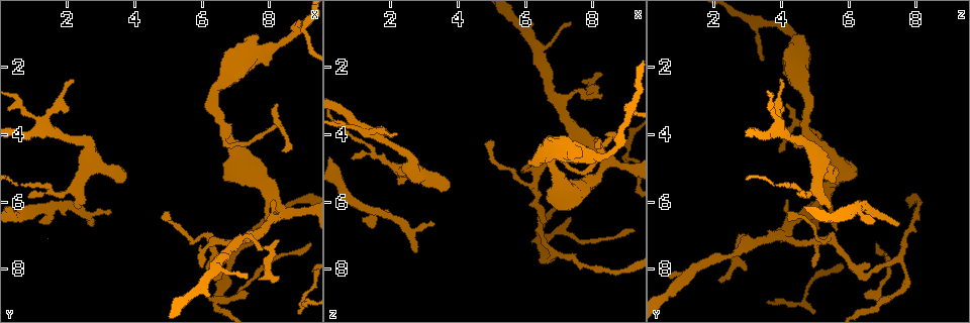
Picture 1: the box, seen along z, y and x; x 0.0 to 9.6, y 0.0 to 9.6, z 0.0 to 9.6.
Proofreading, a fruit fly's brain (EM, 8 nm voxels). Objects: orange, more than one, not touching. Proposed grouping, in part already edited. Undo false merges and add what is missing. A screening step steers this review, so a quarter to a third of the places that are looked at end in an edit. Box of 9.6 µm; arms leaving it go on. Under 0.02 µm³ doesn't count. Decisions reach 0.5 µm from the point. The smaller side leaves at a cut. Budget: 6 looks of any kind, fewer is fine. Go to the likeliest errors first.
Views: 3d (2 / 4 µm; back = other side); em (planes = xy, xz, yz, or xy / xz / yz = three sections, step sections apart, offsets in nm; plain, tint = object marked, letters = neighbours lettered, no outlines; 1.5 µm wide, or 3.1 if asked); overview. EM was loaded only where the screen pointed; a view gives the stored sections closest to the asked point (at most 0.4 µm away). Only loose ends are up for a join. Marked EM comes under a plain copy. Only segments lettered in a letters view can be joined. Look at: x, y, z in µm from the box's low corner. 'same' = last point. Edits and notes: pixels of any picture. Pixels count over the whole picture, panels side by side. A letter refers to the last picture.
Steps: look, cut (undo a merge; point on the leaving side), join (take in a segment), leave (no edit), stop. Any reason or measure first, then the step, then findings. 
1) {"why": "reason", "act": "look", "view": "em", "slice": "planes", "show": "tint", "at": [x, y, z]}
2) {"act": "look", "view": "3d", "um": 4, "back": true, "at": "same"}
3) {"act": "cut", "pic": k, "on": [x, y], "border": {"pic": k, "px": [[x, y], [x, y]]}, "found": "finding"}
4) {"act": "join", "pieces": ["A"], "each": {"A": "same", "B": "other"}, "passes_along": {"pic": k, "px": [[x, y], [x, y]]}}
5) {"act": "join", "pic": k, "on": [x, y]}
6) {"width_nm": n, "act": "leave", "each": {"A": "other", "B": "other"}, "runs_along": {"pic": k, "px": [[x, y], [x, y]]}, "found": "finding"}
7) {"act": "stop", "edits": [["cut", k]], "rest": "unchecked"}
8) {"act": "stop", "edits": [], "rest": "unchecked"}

{"why": "abrupt turn", "act": "look", "view": "3d", "um": 4, "at": [6.50, 8.20, 6.45]}

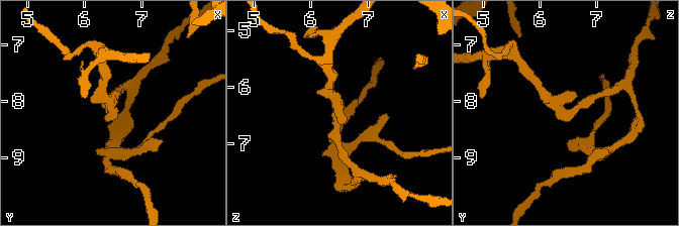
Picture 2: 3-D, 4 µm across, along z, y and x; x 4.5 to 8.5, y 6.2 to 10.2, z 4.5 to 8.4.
{"act": "look", "view": "em", "slice": "yz", "step": 8, "show": "letters", "at": [6.45, 8.25, 6.50]}

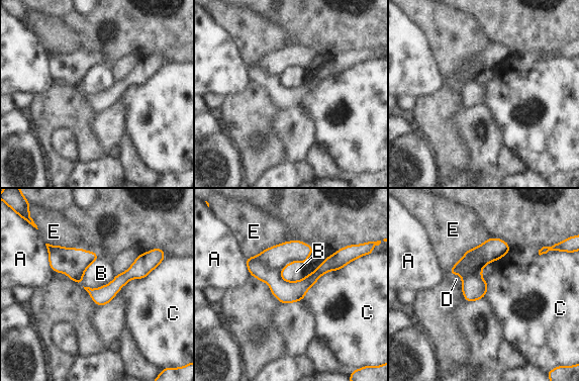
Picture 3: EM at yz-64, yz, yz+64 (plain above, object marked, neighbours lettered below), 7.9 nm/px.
{"act": "leave", "each": {"A": "other", "B": "other", "C": "other", "D": "other", "E": "other"}, "runs_along": {"pic": 3, "px": [[343, 255], [302, 286], [249, 265]]}, "found": "continuous, no second cell"}

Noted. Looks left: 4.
{"why": "branch stops here", "act": "look", "view": "3d", "um": 2, "at": [2.80, 6.65, 7.50]}

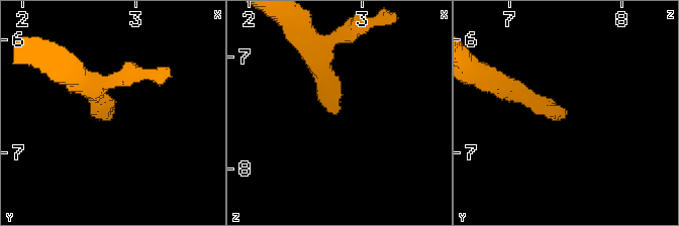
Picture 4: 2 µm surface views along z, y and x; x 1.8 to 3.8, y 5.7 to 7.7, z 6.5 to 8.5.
{"why": "need the tissue", "act": "look", "view": "em", "slice": "planes", "show": "letters", "at": [2.76, 6.68, 7.52]}

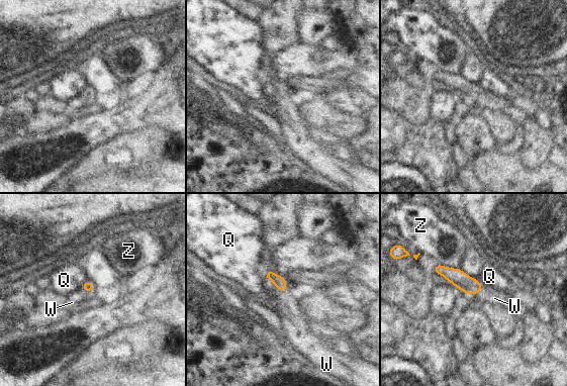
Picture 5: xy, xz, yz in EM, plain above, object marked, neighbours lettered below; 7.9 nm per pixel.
{"longest_contact_nm": ["W", 200], "act": "join", "pieces": ["W"], "each": {"Q": "other", "W": "same", "Z": "other"}, "found": "the cell continues"}

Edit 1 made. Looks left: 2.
{"act": "look", "view": "overview"}

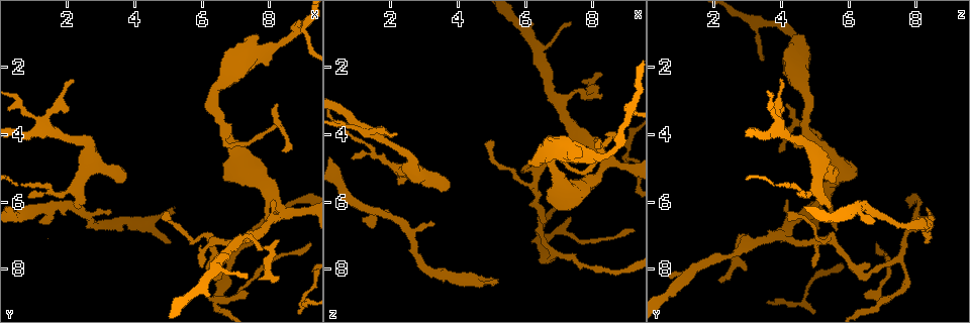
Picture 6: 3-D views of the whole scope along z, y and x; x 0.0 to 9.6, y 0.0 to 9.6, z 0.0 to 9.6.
{"why": "an open end", "act": "look", "view": "em", "slice": "planes", "show": "letters", "at": [8.40, 4.45, 3.95]}

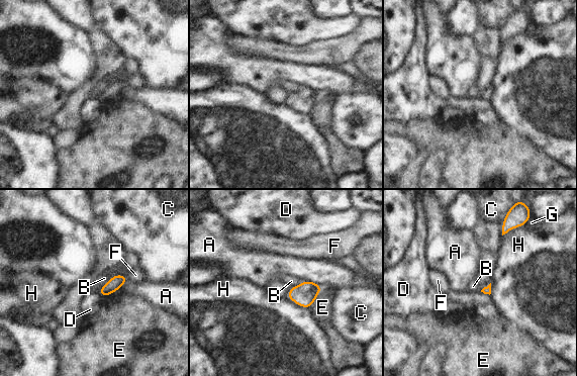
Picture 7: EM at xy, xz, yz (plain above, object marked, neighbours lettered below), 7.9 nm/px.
{"longest_contact_nm": ["B", 260], "act": "leave", "each": {"A": "other", "B": "other", "C": "other", "D": "other", "E": "other", "F": "other", "G": "other", "H": "other"}, "found": "no lettered segment goes on from it"}

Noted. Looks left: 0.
{"act": "stop", "edits": [["join", 5]], "rest": "unchecked"}

